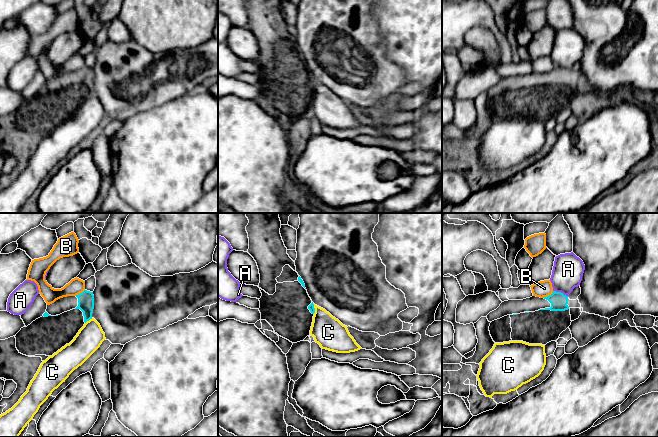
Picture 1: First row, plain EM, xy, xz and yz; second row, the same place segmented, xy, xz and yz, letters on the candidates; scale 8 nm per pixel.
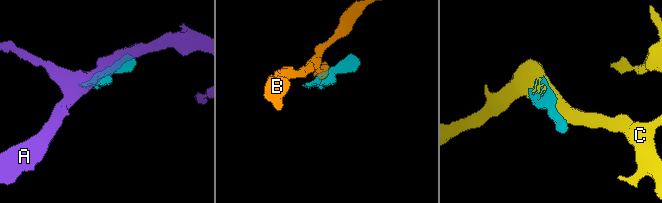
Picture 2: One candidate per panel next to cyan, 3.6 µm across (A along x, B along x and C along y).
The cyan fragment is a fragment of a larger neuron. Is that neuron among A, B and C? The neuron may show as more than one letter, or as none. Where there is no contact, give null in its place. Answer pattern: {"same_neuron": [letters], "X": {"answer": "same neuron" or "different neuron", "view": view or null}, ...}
{"same_neuron": [], "A": {"answer": "different neuron", "view": "yz"}, "B": {"answer": "different neuron", "view": "yz"}, "C": {"answer": "different neuron", "view": "xy"}}

